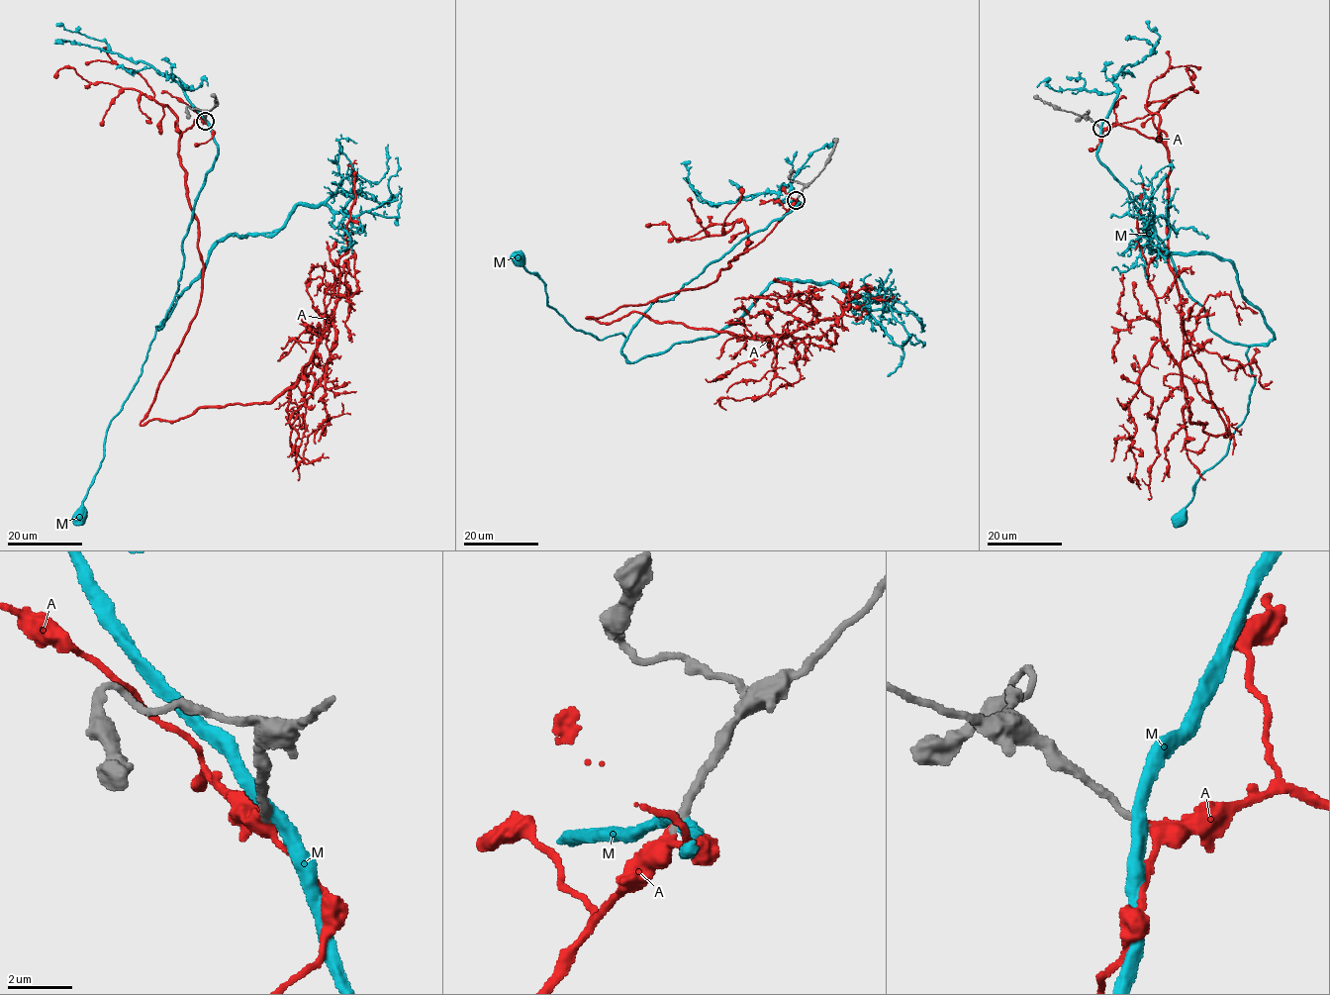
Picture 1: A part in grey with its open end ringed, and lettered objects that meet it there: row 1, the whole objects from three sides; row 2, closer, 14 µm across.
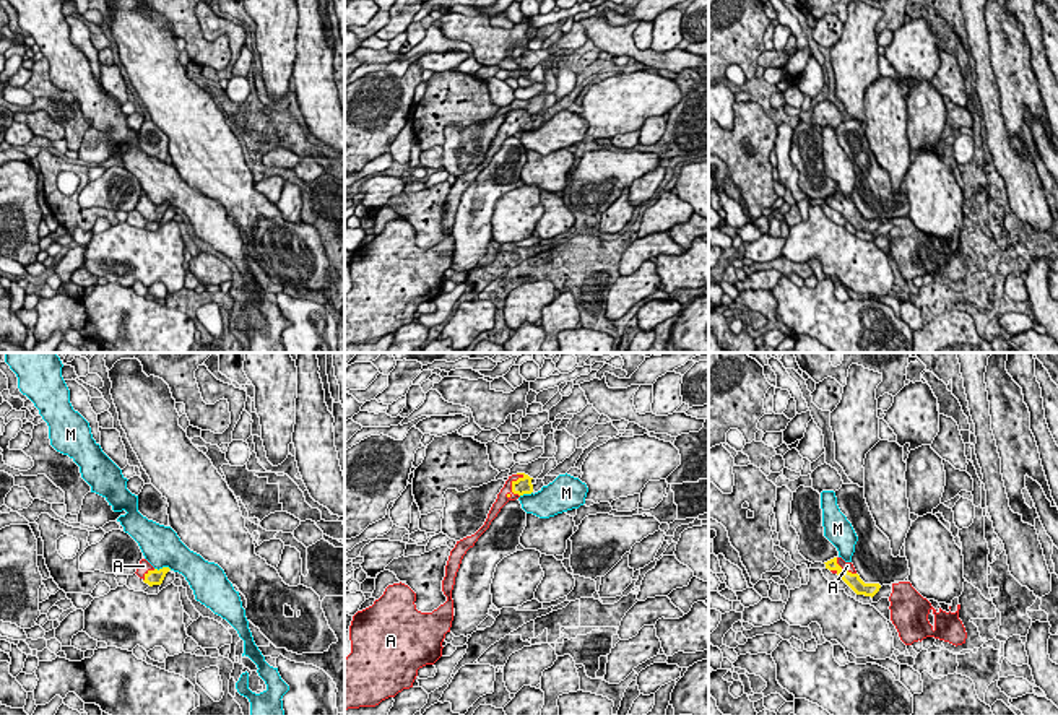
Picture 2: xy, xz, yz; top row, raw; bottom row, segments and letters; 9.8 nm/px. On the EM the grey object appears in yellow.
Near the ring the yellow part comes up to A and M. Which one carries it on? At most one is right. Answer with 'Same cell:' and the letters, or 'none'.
Same cell: A

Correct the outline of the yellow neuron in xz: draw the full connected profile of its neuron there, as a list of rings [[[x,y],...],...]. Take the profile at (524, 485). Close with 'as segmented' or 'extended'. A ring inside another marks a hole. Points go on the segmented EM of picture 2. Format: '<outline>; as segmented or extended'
[[[525,473],[509,476],[484,525],[457,541],[442,580],[444,604],[432,613],[418,611],[416,593],[400,582],[388,585],[372,606],[353,616],[351,653],[345,658],[345,710],[375,707],[413,687],[418,670],[442,656],[442,642],[453,621],[452,590],[463,556],[509,500],[533,492],[531,479]]]; extended

